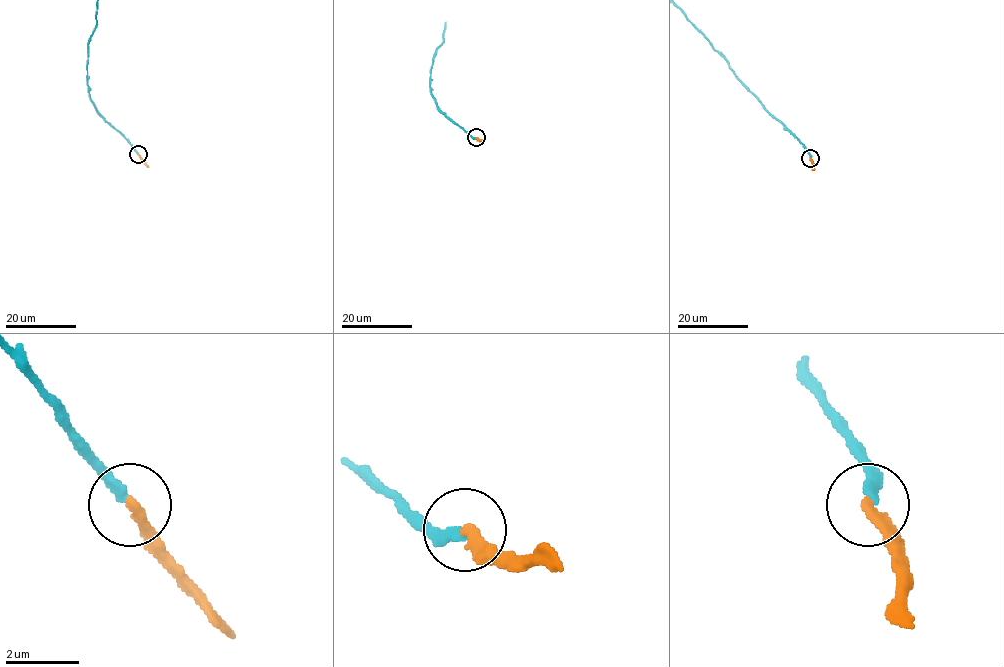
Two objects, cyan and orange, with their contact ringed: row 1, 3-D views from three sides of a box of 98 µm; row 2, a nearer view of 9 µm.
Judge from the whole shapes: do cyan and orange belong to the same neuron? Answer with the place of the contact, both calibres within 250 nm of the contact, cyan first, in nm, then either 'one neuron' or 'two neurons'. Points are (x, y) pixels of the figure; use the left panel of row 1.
(138, 154) | 280/300 nm | two neurons

